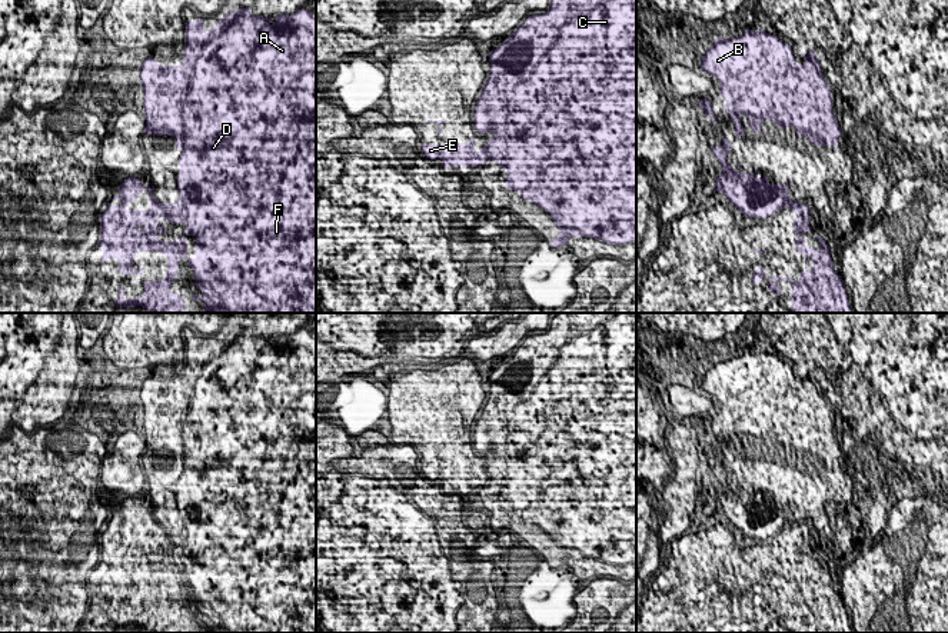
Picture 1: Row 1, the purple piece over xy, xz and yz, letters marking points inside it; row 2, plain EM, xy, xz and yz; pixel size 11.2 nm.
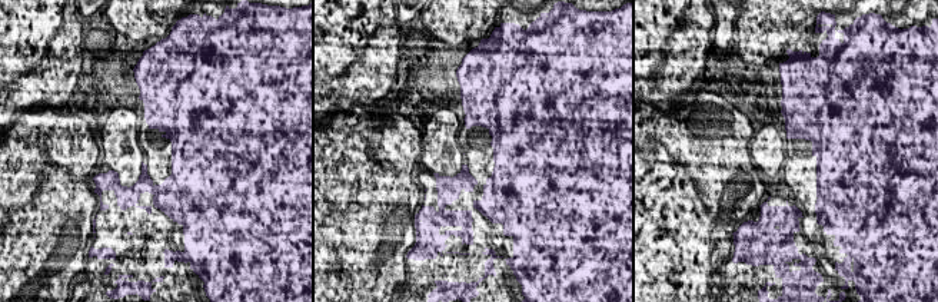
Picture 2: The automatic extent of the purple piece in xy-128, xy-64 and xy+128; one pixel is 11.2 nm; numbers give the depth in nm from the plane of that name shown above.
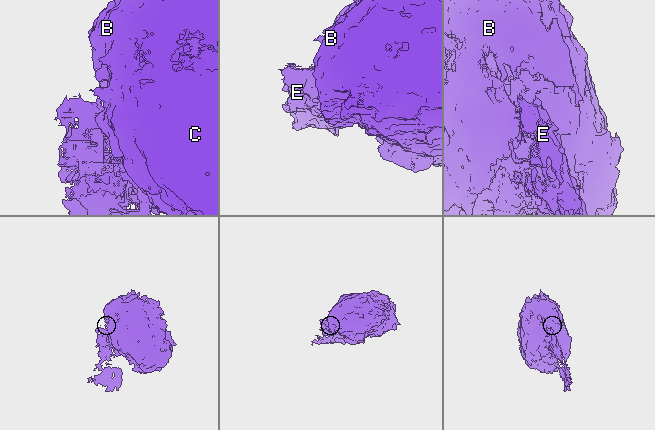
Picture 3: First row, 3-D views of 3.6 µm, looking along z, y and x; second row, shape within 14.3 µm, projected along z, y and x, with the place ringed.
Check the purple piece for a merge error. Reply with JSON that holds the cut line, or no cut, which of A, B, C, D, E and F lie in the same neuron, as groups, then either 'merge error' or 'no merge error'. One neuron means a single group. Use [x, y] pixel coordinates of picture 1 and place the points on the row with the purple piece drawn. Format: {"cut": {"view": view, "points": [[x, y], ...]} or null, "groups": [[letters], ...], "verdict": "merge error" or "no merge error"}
{"cut": {"view": "xy", "points": [[159, 203], [160, 212], [165, 216]]}, "groups": [["A", "B", "C", "D", "F"], ["E"]], "verdict": "merge error"}

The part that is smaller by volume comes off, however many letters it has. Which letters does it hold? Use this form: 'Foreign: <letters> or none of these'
Foreign: E

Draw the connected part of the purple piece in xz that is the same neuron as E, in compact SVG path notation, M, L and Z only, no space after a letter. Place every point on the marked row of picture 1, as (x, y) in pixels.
M475 134L472 136L470 143L450 143L442 146L423 143L420 147L426 159L440 159L443 167L478 167L485 166L486 163L483 154L475 150Z

